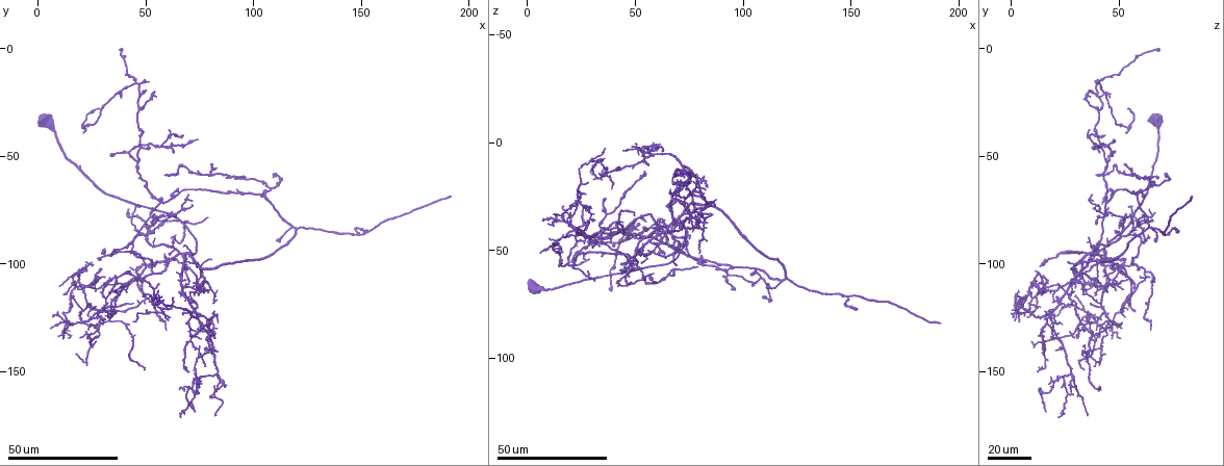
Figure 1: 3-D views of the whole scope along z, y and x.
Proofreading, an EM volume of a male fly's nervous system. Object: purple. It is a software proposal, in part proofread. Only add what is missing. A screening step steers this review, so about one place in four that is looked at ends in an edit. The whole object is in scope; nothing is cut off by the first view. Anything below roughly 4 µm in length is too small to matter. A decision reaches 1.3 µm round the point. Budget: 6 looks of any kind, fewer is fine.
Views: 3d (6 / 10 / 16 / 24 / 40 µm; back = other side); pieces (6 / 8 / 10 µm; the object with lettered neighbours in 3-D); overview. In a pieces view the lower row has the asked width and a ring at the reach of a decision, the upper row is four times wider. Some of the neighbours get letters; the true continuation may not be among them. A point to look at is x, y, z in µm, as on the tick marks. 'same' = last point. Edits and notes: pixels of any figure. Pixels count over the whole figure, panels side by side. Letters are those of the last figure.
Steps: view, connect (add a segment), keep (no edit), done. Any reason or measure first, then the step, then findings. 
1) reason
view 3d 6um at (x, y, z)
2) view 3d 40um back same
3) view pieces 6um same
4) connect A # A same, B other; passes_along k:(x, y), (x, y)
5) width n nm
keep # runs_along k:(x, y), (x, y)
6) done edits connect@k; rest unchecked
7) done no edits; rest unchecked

branch stops here
view 3d 24um at (36, 94, 25)

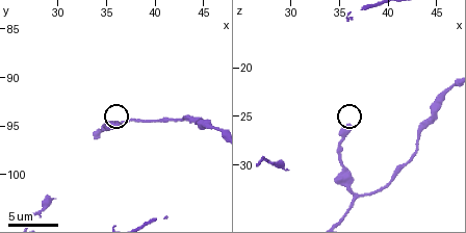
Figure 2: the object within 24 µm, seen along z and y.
view pieces 8um at (36.0, 94.8, 26.2)

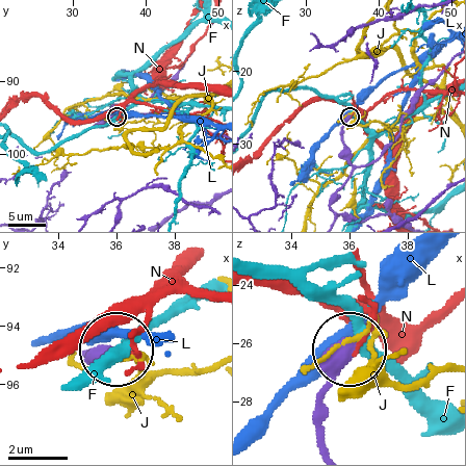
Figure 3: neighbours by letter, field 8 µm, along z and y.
keep # F other, J other, L other, N other; runs_along 3:(340, 214), (331, 198), (352, 167), (342, 137), (350, 115); none of them fits

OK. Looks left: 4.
thick end
view 3d 24um at (81, 54, 53)

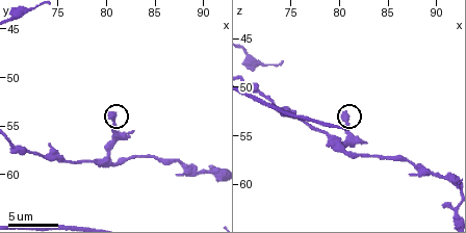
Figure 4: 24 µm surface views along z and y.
see the neighbours
view pieces 6um at (80.4, 53.6, 52.8)

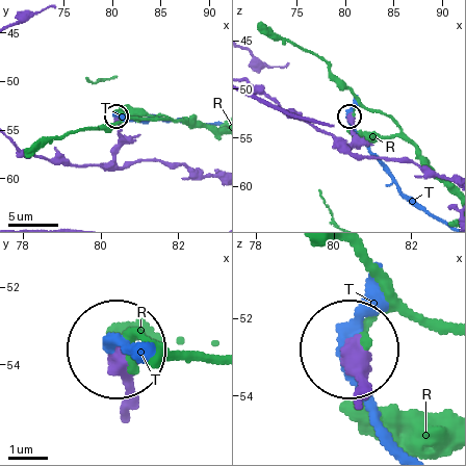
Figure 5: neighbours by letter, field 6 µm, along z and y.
keep # R other, T other; runs_along 5:(214, 176), (160, 161), (119, 165), (115, 118); none of them fits

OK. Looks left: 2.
branch stops here
view 3d 40um at (59, 58, 39)

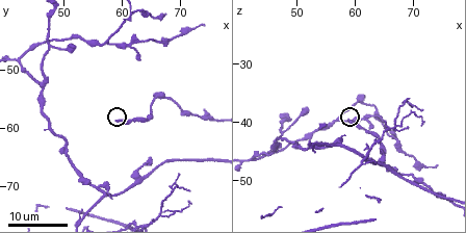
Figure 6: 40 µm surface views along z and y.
view pieces 6um at (59.0, 59.0, 39.5)

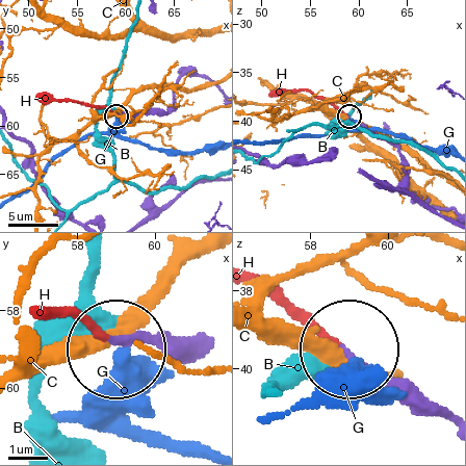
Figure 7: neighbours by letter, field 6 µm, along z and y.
connect H # B other, C other, G other, H same; it goes on there

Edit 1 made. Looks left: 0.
done edits connect@7; rest unchecked

